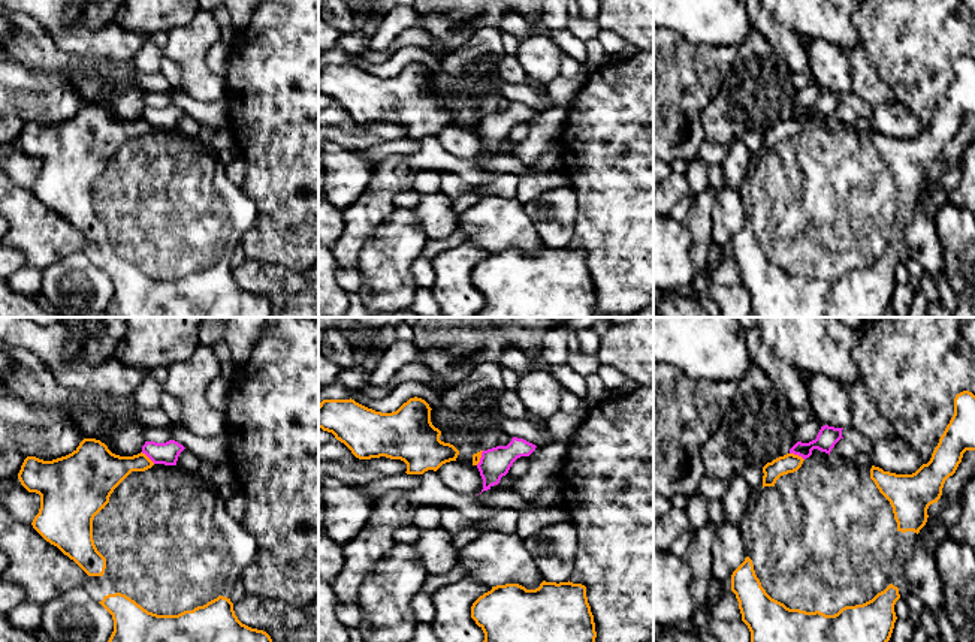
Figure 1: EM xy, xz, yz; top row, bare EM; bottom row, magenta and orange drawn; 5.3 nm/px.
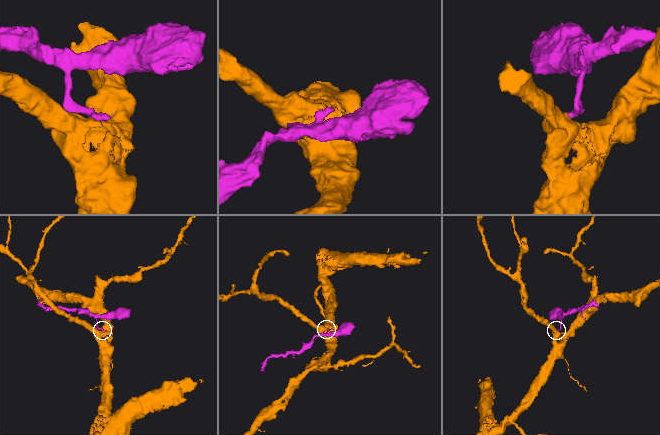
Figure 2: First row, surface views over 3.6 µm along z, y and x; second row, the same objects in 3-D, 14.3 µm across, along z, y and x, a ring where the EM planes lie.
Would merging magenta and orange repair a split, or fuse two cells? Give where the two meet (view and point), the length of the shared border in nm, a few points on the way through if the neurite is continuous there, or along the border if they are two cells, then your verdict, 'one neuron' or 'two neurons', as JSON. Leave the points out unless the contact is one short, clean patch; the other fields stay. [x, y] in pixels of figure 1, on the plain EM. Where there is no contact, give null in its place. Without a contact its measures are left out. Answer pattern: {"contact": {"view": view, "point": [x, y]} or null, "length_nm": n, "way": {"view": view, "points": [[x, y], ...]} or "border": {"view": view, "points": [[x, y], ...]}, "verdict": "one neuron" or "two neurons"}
{"contact": {"view": "yz", "point": [797, 118]}, "length_nm": 90, "border": {"view": "yz", "points": [[790, 117], [803, 124]]}, "verdict": "two neurons"}

